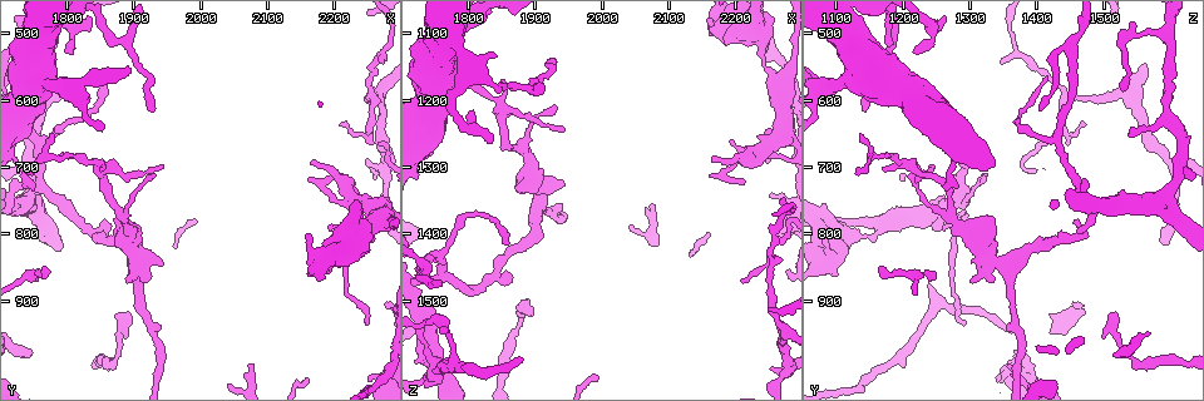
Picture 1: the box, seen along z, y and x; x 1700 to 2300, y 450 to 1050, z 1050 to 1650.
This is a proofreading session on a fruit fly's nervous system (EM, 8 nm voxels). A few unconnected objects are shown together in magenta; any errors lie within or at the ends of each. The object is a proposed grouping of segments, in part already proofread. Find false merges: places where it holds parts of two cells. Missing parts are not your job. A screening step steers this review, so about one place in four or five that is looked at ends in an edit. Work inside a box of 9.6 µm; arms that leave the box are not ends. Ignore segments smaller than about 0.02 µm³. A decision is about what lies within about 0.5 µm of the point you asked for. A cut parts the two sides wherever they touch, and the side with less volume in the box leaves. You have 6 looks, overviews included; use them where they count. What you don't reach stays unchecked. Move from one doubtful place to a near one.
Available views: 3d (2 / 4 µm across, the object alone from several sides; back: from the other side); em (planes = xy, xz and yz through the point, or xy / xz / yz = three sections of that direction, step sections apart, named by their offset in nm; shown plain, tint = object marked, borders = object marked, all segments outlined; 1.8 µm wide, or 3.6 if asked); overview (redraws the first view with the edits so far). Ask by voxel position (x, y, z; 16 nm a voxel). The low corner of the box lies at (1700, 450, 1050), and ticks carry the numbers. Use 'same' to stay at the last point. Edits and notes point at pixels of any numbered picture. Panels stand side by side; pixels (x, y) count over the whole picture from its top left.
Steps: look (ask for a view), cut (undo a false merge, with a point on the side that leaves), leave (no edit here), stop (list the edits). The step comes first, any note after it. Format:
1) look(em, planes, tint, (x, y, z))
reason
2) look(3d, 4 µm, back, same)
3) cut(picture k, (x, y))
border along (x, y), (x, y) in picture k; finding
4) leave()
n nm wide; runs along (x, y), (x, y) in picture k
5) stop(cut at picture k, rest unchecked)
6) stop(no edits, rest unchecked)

look(em, 3.6 µm, planes, plain, (2235, 810, 1105))
a narrow waist

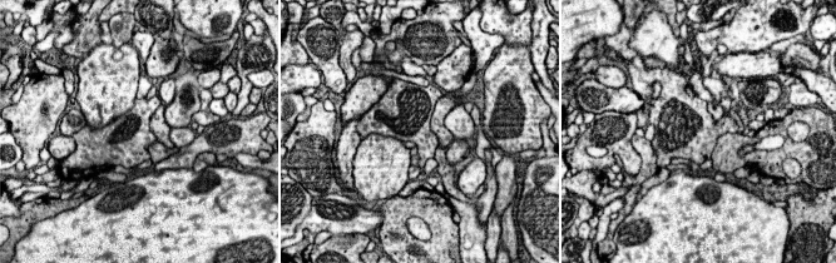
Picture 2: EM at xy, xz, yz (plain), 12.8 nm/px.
look(em, 3.6 µm, planes, tint, same)
where the object lies

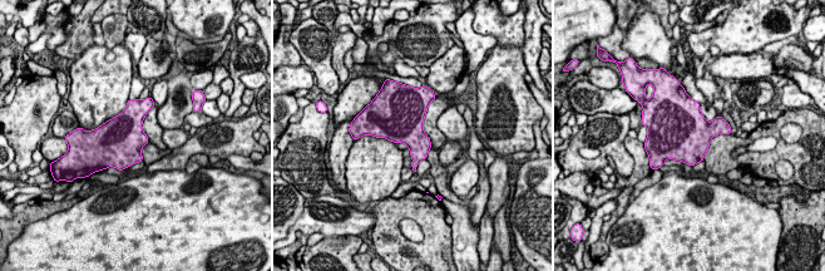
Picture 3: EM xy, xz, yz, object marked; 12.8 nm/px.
leave()
one cell here

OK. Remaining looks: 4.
look(3d, 4 µm, back, (2255, 765, 1265))
abrupt turn

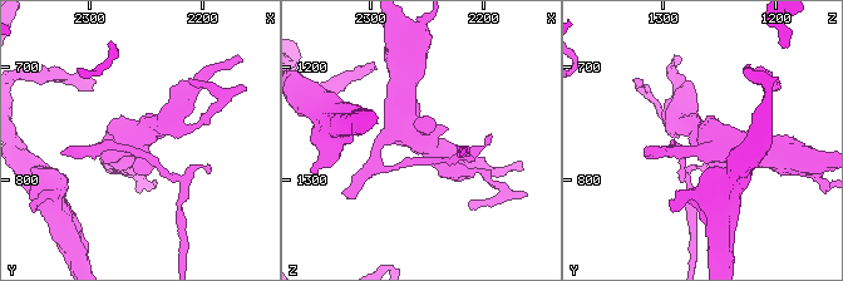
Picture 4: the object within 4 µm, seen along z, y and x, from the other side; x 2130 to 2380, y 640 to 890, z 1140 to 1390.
look(em, planes, tint, (2256, 764, 1266))
4 arms; need the tissue

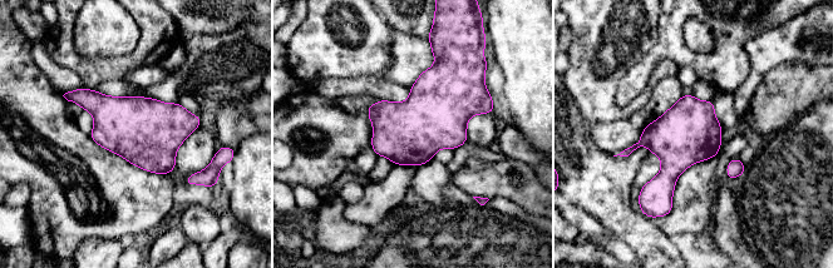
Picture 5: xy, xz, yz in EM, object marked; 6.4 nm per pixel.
leave()
continuous, no second cell

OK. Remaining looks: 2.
look(3d, 4 µm, (1850, 705, 1220))
arms part here

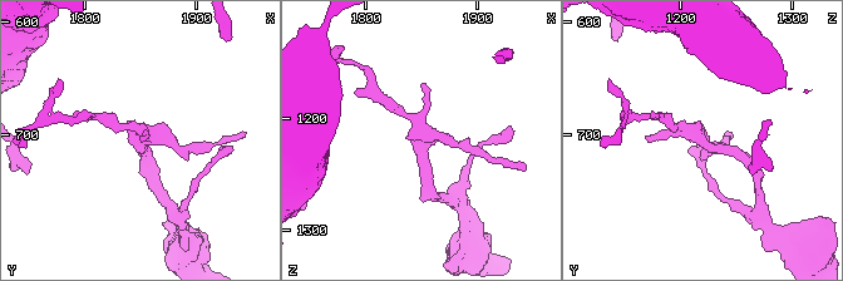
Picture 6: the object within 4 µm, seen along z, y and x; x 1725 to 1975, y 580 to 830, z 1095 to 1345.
look(em, xy, step 4, tint, (1852, 706, 1220))
shape alone is not enough

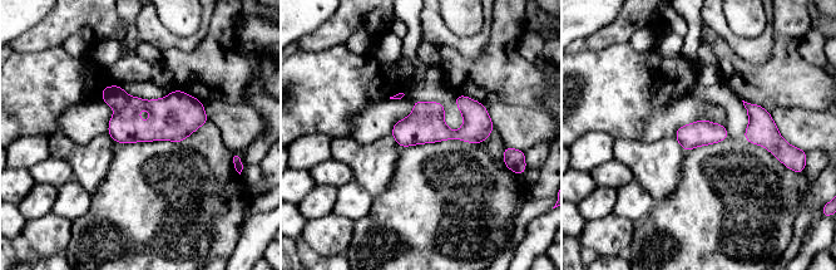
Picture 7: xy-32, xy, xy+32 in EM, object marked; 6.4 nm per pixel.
leave()
runs along (489, 124), (460, 134), (395, 133) in picture 7; all the same cell

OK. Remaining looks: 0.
stop(no edits, rest unchecked)

